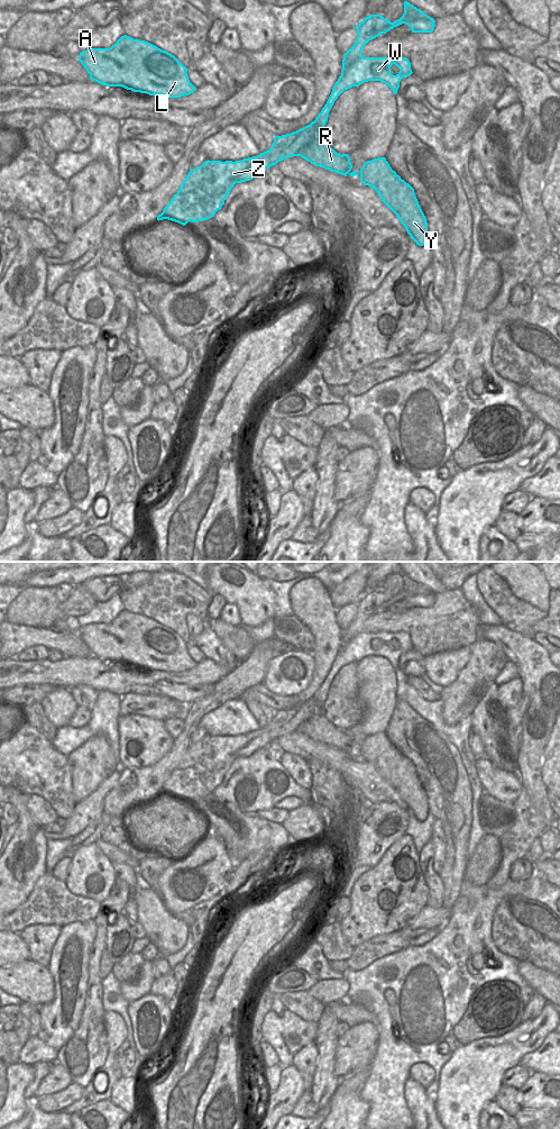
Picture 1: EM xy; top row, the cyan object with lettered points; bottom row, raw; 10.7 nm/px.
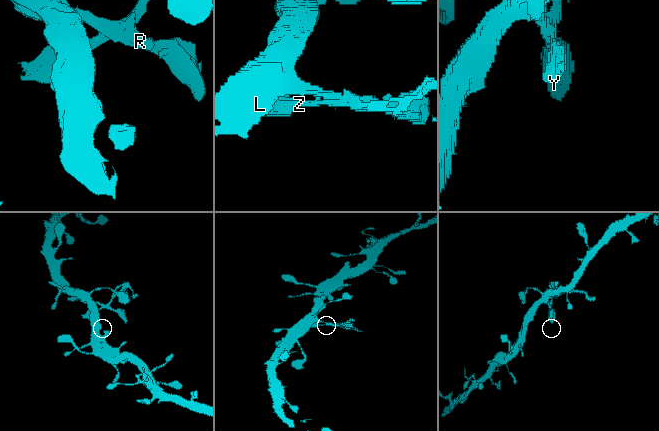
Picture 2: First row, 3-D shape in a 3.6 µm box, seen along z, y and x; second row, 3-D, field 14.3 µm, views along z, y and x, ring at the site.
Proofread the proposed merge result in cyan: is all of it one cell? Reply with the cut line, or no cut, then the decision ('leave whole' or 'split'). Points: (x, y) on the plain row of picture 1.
xy (296, 706), (306, 717), (320, 715), (323, 711) | split

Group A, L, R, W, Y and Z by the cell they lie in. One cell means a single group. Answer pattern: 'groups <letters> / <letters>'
groups A L R Y Z / W

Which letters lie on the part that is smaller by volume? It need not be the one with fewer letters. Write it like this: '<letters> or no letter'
W

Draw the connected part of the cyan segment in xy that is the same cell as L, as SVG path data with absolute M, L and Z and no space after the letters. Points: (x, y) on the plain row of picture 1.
M121 611L109 623L91 623L80 628L79 636L90 649L90 655L107 662L122 662L149 671L181 673L196 663L190 657L187 644L171 628L140 614Z

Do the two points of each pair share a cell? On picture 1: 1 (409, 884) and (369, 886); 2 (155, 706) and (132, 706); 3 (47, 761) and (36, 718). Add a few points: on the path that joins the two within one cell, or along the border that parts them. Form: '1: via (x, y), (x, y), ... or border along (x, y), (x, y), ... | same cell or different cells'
1: via (398, 884), (395, 886), (379, 886) | same cell
2: via (149, 706), (138, 706) | same cell
3: border along (25, 720), (51, 743) | different cells

